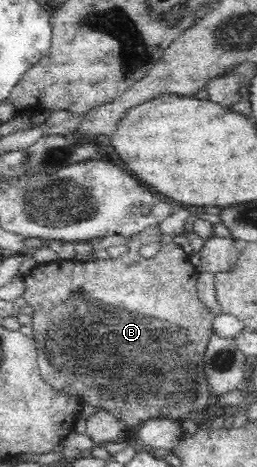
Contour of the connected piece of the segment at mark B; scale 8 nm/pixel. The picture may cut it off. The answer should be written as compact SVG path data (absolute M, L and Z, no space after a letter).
M153 225L147 227L139 234L128 237L128 241L125 244L128 247L127 252L121 253L121 256L110 256L105 260L97 258L94 261L87 262L57 259L47 264L37 263L36 267L31 269L31 274L24 276L25 293L22 298L27 301L27 305L31 306L34 311L31 318L33 326L32 338L37 346L38 367L43 380L67 395L78 396L83 404L89 403L93 407L111 412L128 428L150 419L181 420L186 416L195 416L193 412L189 412L193 408L199 408L199 410L195 410L195 412L203 414L203 416L199 414L199 417L209 417L219 413L217 396L212 394L203 370L204 352L207 350L209 340L215 332L212 324L214 313L198 297L198 275L193 258L185 253L177 243L161 245L159 252L151 258L145 258L139 253L139 249L145 244L151 244L151 242L159 242L161 244L161 238L163 238L163 233L161 233L159 225Z

